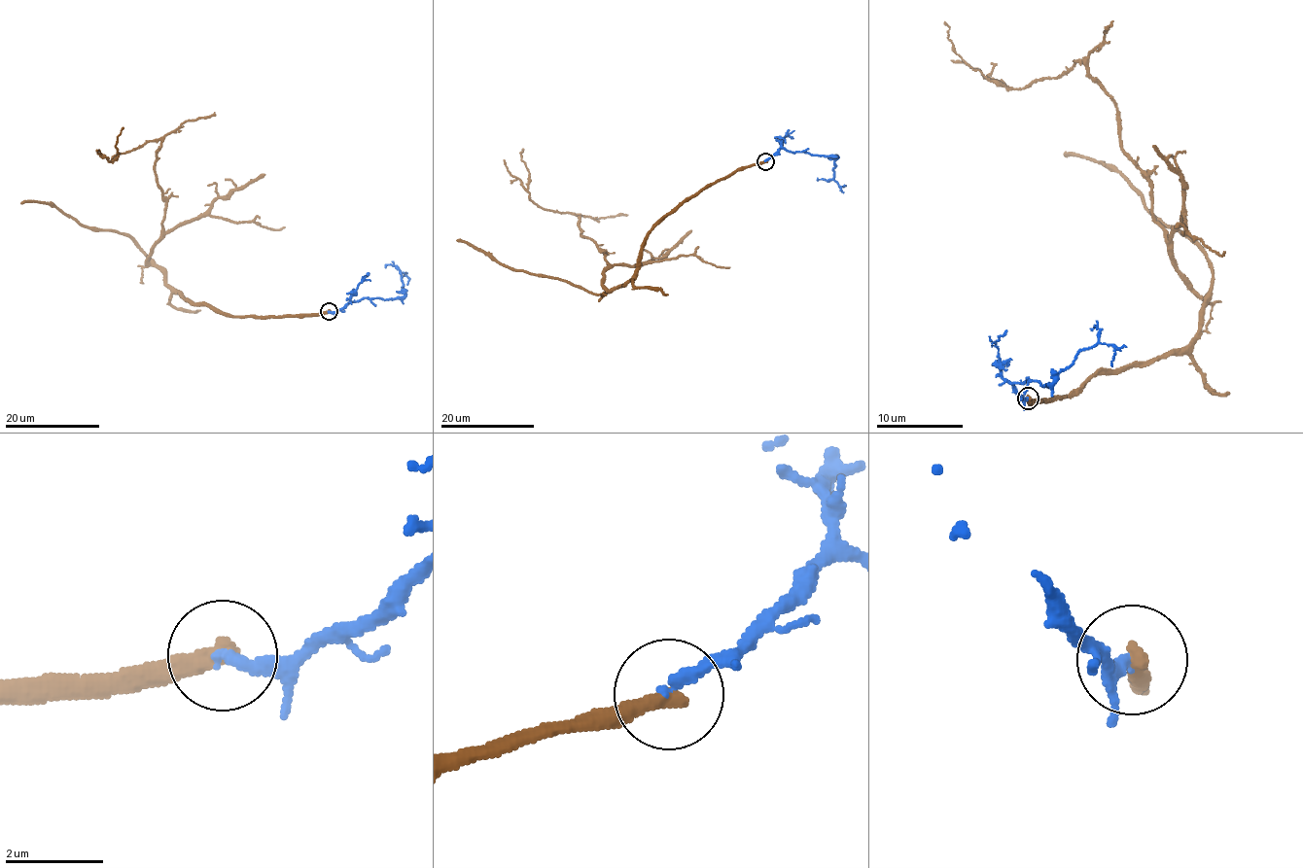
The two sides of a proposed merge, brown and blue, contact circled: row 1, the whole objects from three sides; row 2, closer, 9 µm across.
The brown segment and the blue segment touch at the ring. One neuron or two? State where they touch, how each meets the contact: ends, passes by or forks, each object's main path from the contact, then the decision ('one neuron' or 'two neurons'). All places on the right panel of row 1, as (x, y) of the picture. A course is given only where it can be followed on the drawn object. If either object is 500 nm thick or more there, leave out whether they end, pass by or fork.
at (1028, 398); brown ends there; blue ends there; brown runs (1028, 399), (1182, 352), (1206, 300), (1087, 63), (1005, 89), (960, 56), (945, 21); blue runs (1028, 399), (1014, 382), (1027, 378), (1050, 383), (1081, 351), (1099, 344), (1114, 349), (1112, 366); two neurons

